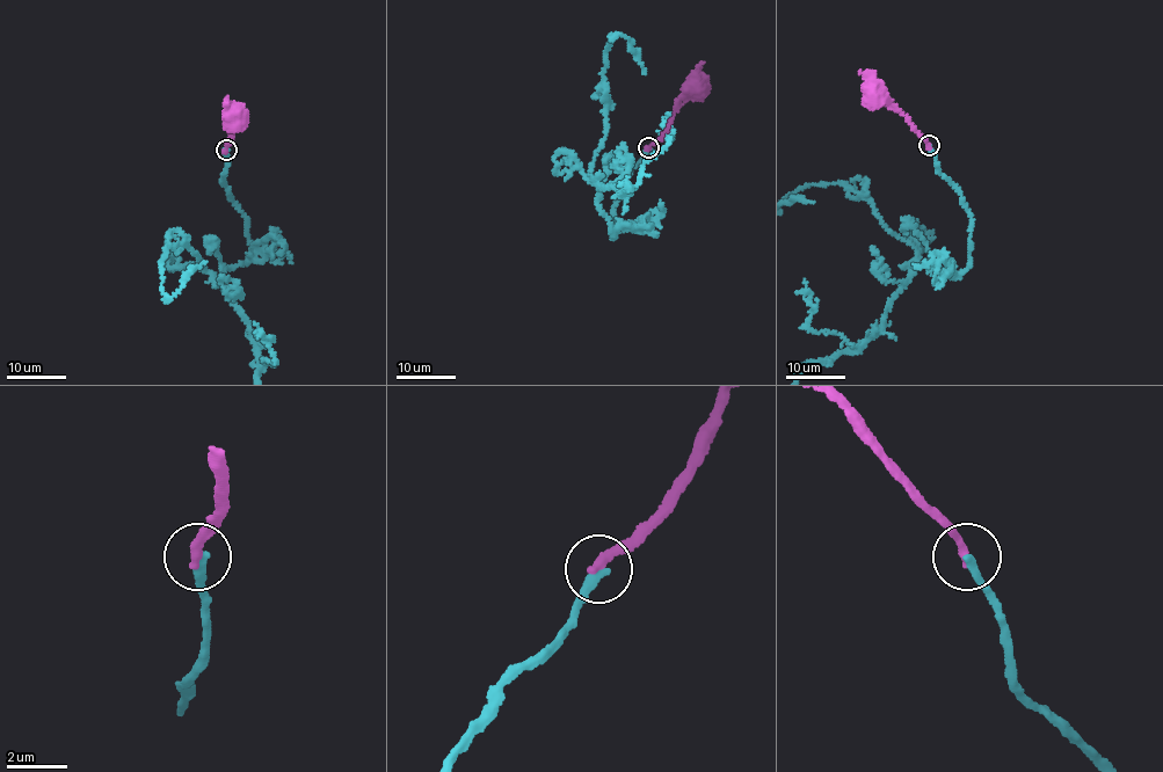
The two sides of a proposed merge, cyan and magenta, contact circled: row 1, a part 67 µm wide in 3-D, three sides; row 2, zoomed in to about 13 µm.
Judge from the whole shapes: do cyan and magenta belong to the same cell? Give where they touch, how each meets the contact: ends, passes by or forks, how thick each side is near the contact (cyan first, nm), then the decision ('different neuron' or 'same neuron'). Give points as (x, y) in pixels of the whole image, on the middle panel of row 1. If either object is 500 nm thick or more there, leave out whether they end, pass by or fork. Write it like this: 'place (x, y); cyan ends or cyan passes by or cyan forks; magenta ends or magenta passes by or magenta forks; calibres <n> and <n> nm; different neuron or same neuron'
place (648, 147); cyan ends; magenta ends; calibres 300 and 320 nm; different neuron

